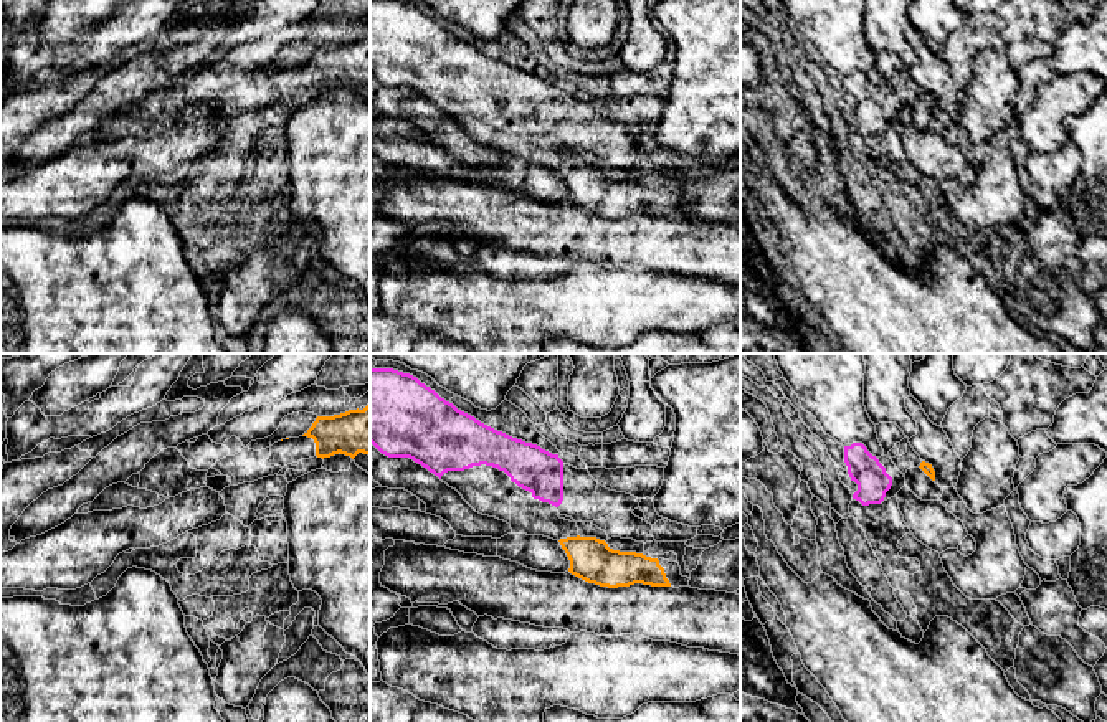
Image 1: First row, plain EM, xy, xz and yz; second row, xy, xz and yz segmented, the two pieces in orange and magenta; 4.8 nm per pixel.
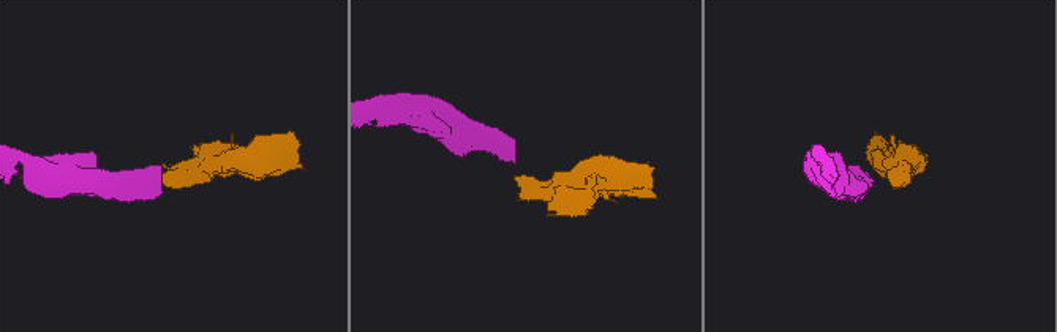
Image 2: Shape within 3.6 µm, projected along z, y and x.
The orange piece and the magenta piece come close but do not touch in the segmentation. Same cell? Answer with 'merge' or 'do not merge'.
merge

